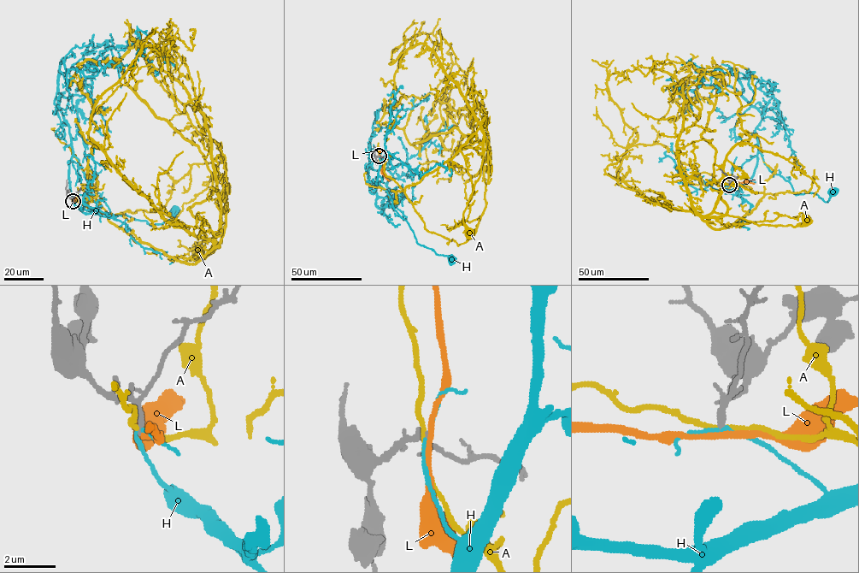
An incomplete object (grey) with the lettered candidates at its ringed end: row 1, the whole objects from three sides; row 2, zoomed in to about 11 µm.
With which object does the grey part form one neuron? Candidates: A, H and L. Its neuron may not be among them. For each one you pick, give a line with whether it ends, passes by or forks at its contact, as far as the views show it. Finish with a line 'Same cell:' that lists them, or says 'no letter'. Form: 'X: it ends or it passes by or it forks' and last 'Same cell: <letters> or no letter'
Same cell: no letter

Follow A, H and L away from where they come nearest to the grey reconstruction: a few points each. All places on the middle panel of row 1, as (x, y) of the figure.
A: (379, 156), (385, 174), (404, 191), (450, 160), (479, 128), (480, 173), (463, 213), (464, 225), (470, 230)
H: (379, 156), (380, 165), (376, 183), (387, 192), (392, 207), (408, 222), (416, 242), (451, 260)
L: (379, 156), (382, 173), (389, 180)

